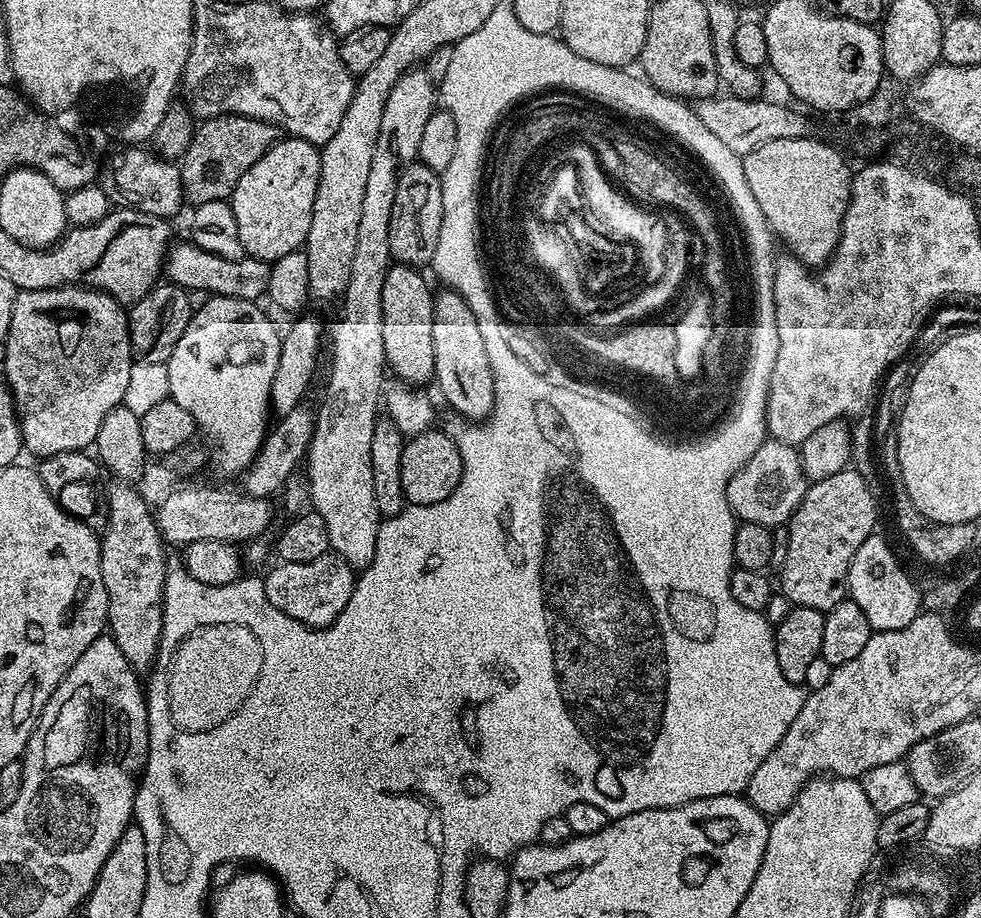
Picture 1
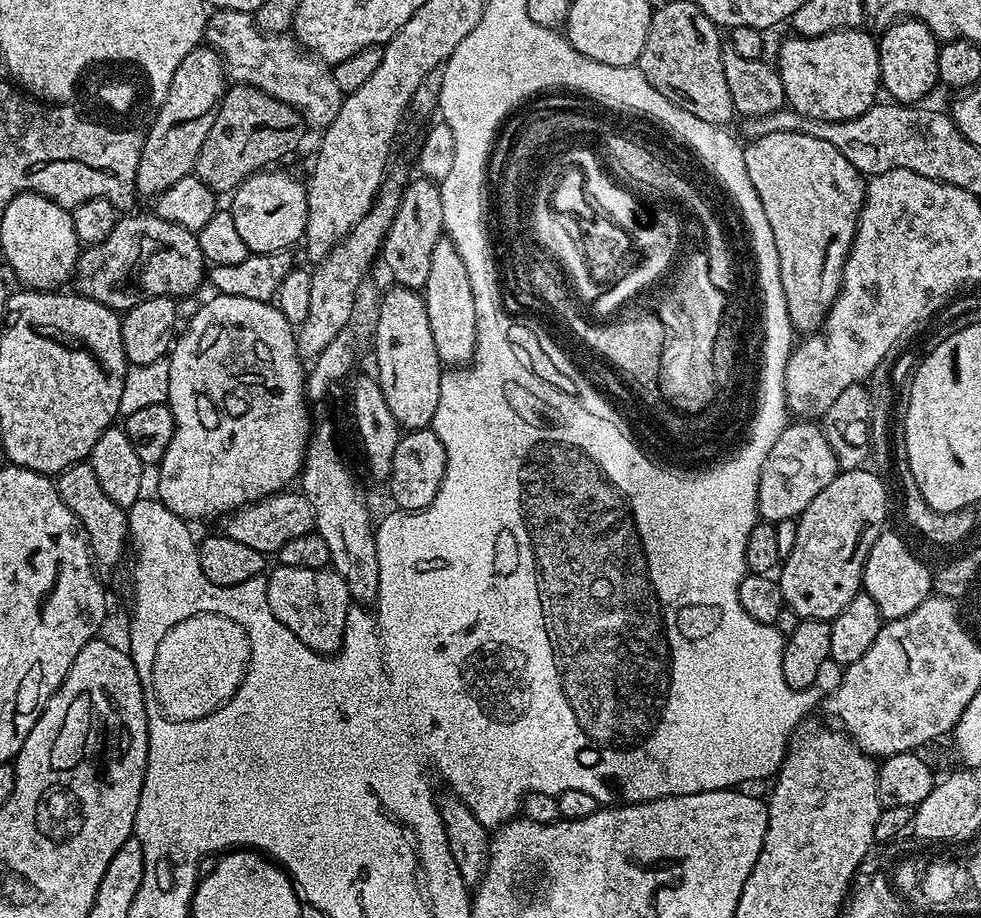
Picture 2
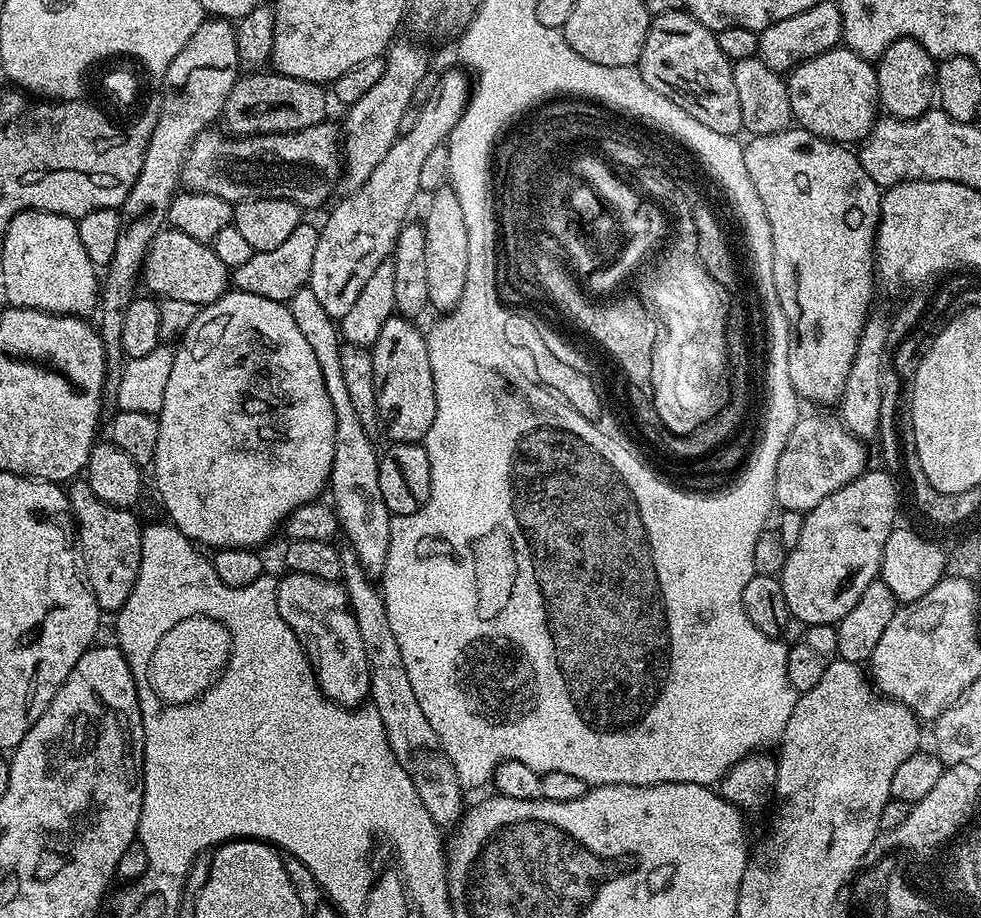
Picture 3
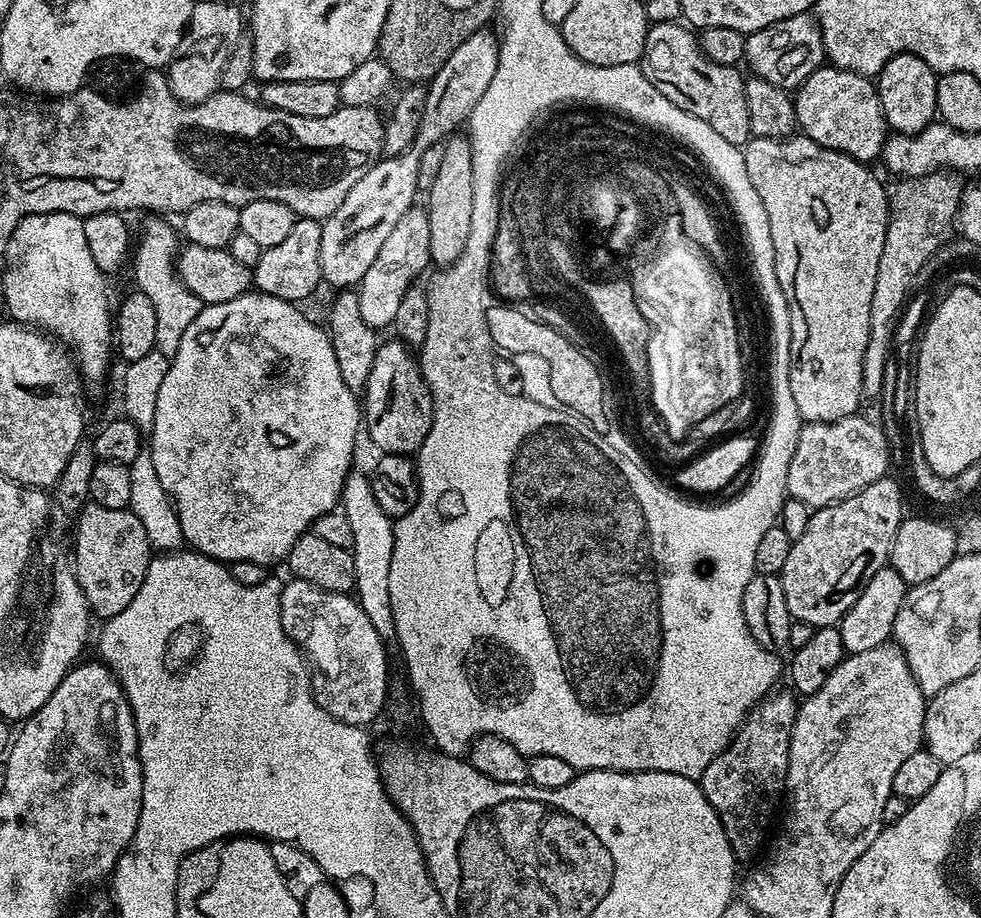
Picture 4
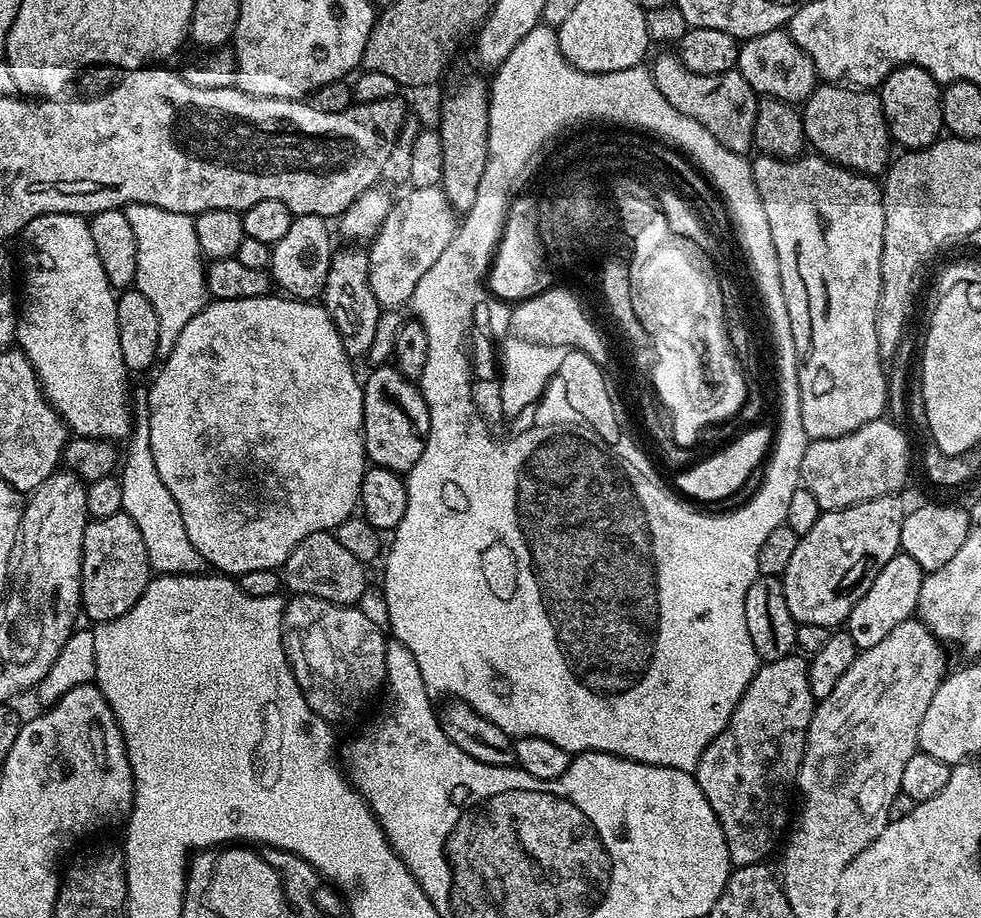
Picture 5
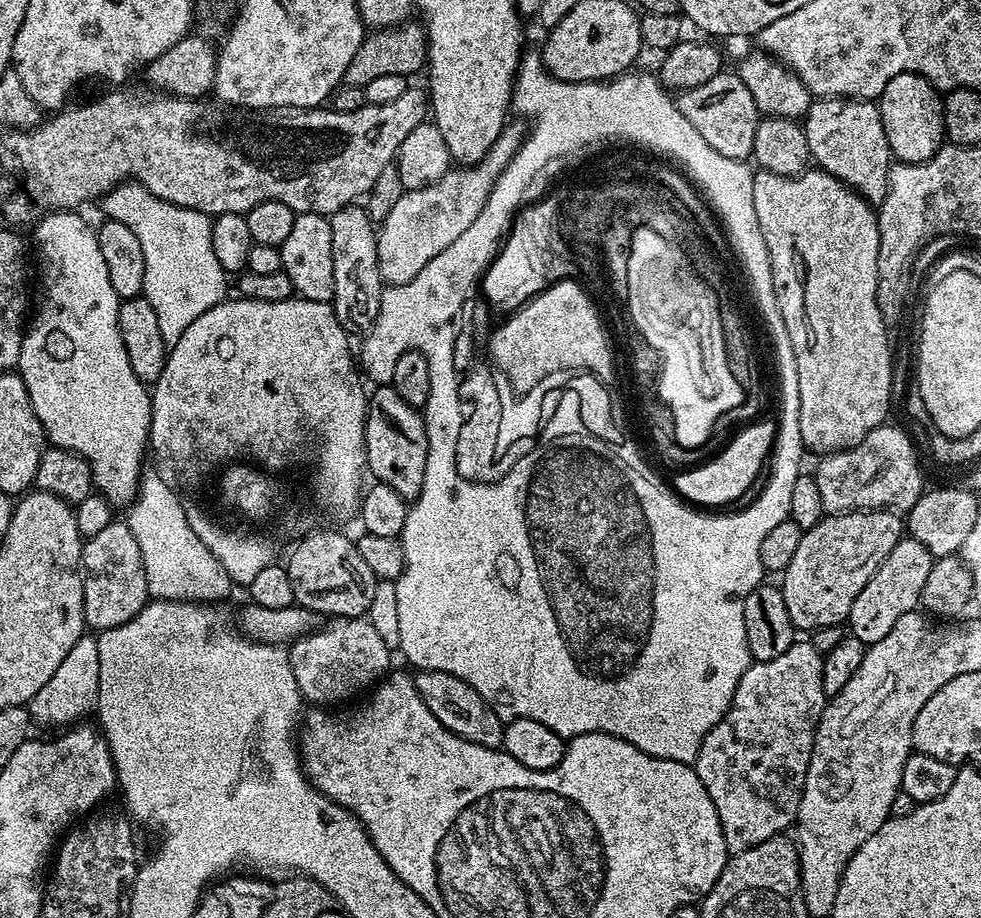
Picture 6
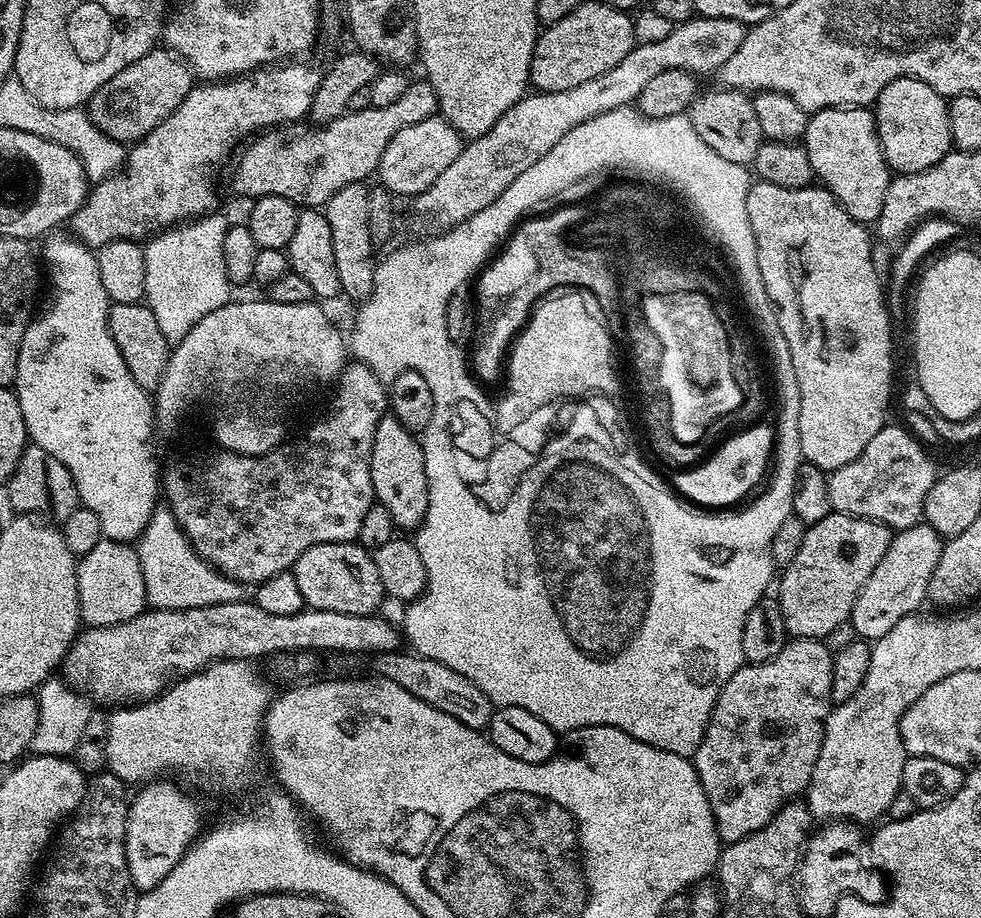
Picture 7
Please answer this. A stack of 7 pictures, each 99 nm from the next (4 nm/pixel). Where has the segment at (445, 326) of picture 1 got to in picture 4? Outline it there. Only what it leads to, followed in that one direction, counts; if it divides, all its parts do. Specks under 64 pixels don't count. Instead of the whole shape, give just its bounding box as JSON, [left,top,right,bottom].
[426,134,474,266]

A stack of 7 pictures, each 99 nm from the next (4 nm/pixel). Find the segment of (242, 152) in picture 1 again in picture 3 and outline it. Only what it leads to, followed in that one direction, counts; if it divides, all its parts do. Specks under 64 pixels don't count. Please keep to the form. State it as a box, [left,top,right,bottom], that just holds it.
[222,70,330,137]

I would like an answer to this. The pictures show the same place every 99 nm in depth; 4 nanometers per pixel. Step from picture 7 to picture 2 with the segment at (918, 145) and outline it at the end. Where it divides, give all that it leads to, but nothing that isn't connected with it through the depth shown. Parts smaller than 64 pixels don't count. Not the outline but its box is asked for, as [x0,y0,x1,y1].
[878,18,940,105]

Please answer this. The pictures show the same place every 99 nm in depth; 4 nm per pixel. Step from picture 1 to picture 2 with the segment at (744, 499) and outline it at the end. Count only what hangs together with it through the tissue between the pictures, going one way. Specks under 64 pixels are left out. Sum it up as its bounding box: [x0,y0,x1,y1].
[756,423,840,522]

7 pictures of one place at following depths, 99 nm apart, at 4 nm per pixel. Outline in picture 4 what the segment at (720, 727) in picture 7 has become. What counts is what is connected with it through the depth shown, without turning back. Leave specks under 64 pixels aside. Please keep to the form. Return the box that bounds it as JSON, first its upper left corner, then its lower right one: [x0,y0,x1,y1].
[698,691,798,862]

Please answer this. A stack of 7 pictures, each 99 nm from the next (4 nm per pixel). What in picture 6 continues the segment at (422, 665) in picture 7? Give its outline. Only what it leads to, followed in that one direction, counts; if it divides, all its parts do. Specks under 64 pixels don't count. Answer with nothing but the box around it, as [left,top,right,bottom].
[414,670,505,748]

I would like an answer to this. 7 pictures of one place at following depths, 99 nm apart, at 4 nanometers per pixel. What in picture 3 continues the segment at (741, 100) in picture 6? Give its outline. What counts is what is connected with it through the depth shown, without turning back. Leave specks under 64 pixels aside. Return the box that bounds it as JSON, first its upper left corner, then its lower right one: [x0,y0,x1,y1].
[638,10,743,136]

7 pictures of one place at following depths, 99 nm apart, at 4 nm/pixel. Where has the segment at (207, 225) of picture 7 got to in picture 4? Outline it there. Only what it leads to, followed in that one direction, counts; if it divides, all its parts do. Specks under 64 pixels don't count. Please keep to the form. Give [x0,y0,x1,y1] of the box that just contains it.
[134,218,202,357]

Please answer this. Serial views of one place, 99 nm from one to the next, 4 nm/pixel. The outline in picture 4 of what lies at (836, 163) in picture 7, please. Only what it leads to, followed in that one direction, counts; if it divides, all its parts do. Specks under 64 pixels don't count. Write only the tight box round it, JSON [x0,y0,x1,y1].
[794,66,890,165]

